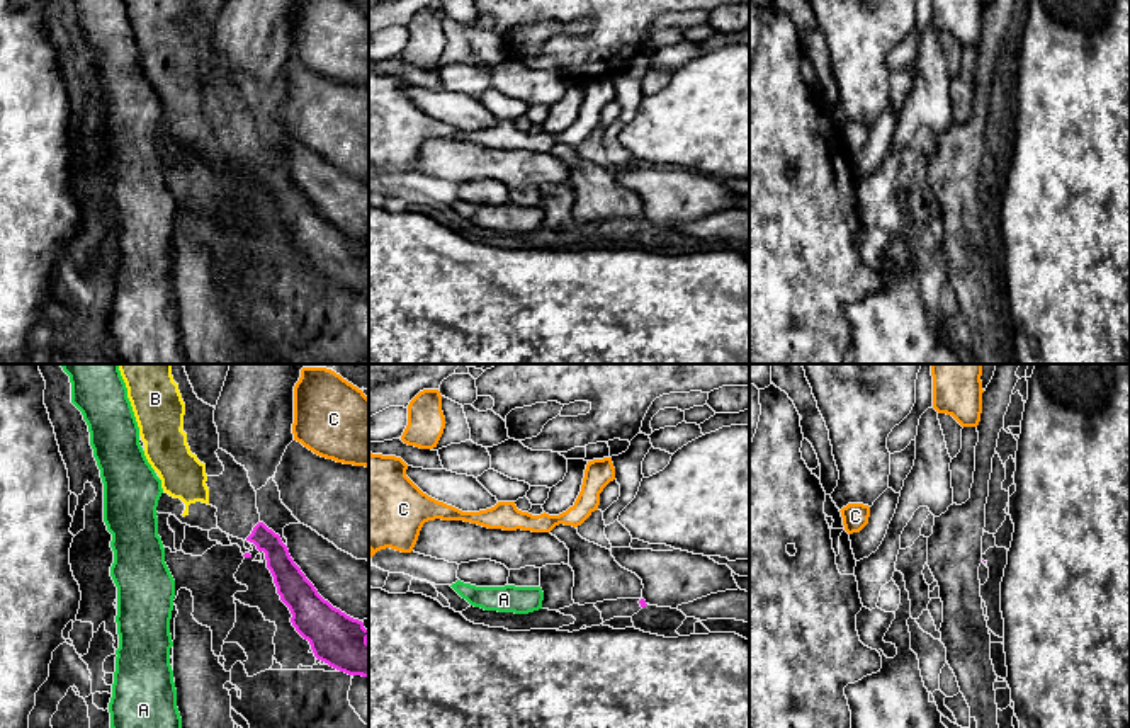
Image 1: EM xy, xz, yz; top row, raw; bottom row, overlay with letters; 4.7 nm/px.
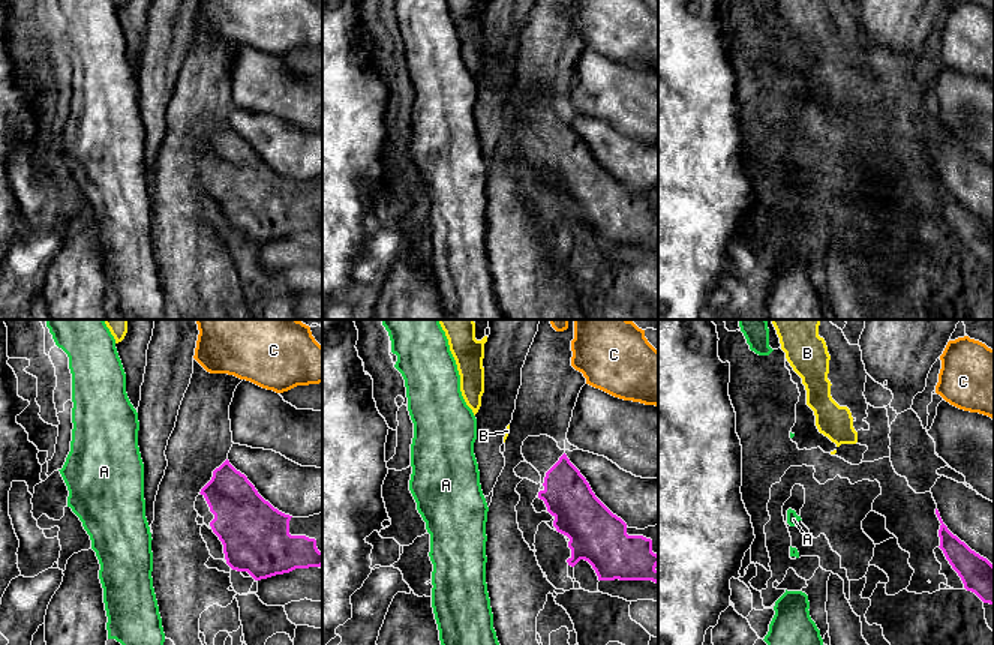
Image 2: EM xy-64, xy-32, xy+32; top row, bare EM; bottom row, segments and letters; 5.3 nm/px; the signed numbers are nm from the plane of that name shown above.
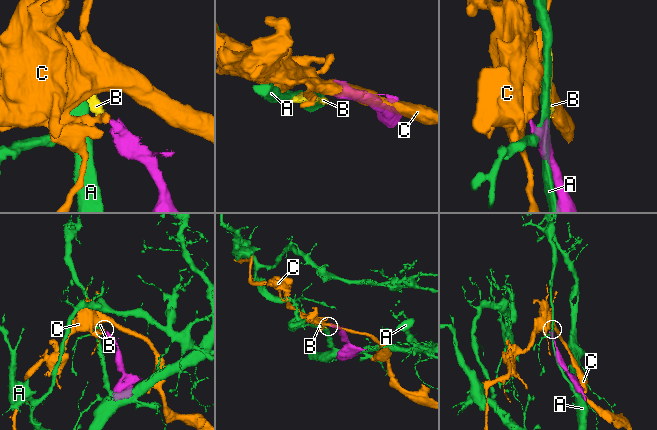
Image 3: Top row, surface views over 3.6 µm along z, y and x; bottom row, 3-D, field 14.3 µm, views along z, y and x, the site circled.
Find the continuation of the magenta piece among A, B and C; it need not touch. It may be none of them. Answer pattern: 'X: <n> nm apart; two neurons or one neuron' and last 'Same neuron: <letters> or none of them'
A: 340 nm apart; two neurons
B: 240 nm apart; one neuron
C: 420 nm apart; two neurons
Same neuron: B

